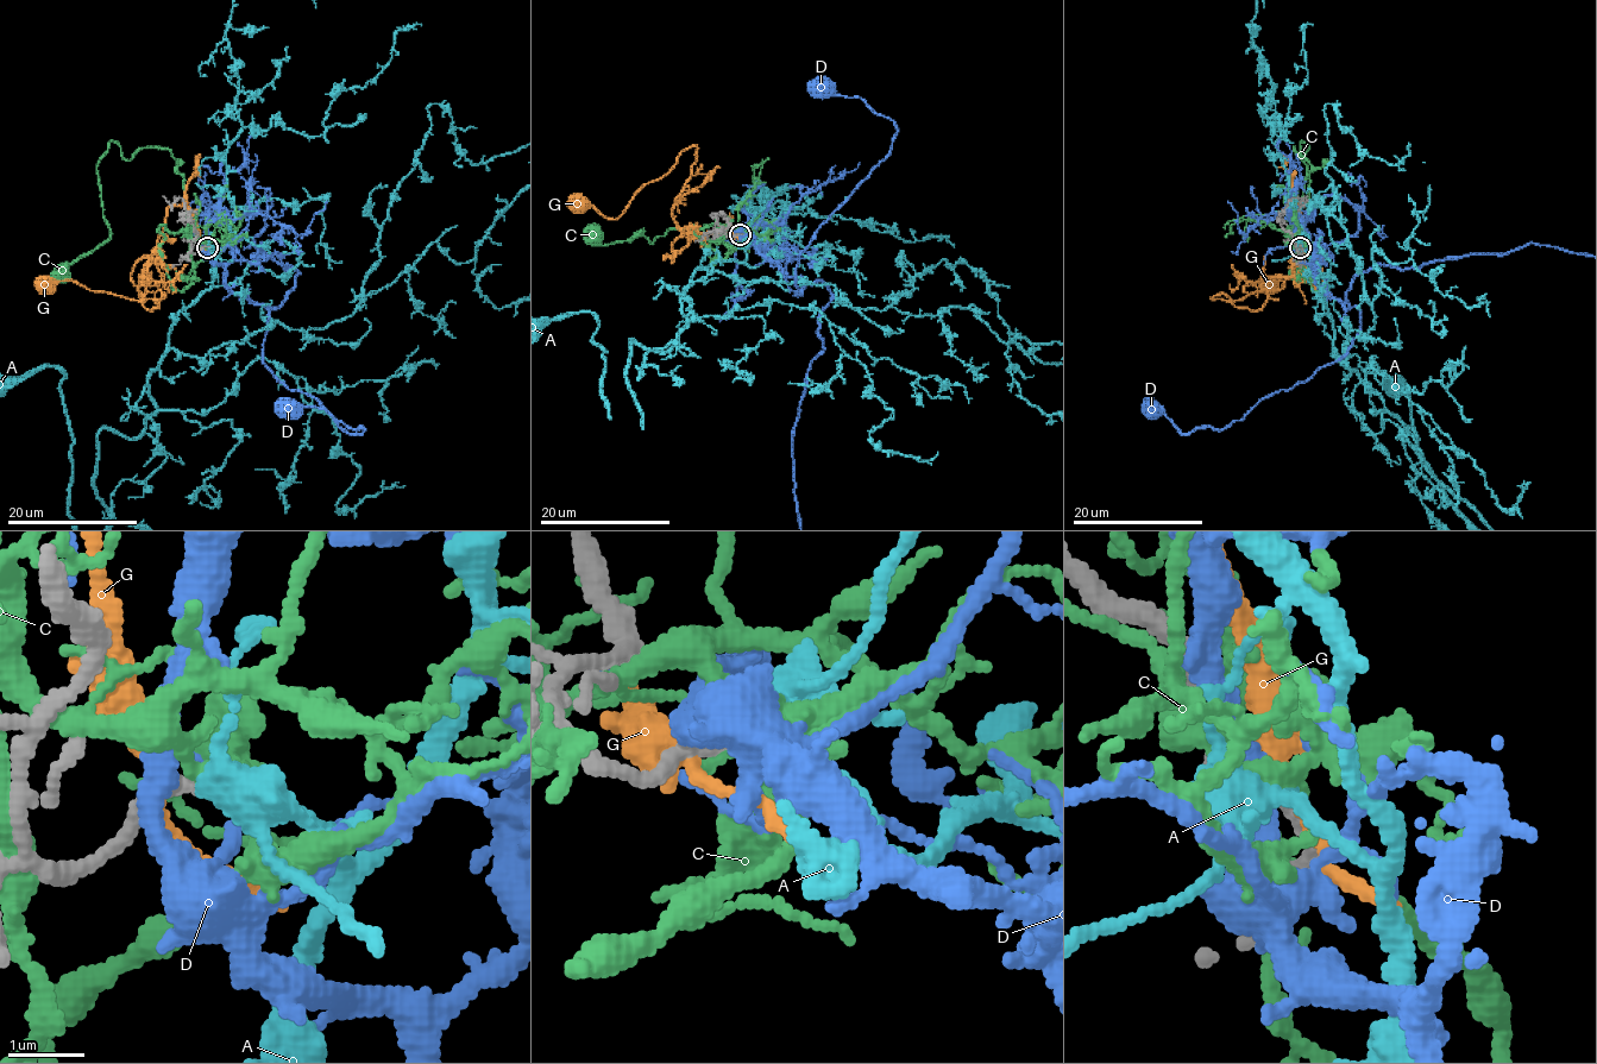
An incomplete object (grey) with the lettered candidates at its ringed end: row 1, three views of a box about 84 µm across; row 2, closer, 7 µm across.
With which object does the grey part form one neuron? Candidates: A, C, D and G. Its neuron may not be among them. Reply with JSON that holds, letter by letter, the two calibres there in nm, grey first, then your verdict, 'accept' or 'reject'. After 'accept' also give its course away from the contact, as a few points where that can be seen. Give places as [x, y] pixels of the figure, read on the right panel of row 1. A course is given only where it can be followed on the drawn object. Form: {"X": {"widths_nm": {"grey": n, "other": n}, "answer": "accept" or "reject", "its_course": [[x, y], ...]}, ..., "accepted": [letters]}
{"A": {"widths_nm": {"grey": 160, "other": 280}, "answer": "accept"}, "C": {"widths_nm": {"grey": 200, "other": 320}, "answer": "reject"}, "D": {"widths_nm": {"grey": 240, "other": 360}, "answer": "reject"}, "G": {"widths_nm": {"grey": 240, "other": 190}, "answer": "reject"}, "accepted": ["A"]}

